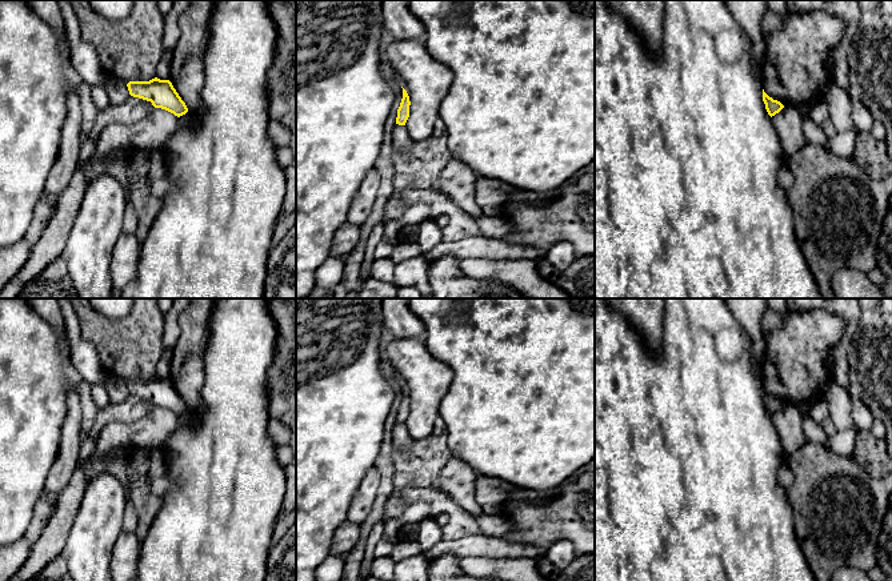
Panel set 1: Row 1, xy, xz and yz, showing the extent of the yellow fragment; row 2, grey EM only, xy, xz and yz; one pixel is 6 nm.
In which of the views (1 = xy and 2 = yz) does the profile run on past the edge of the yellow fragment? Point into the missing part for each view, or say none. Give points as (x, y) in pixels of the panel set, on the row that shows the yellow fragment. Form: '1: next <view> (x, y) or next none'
1: next none
2: next none

